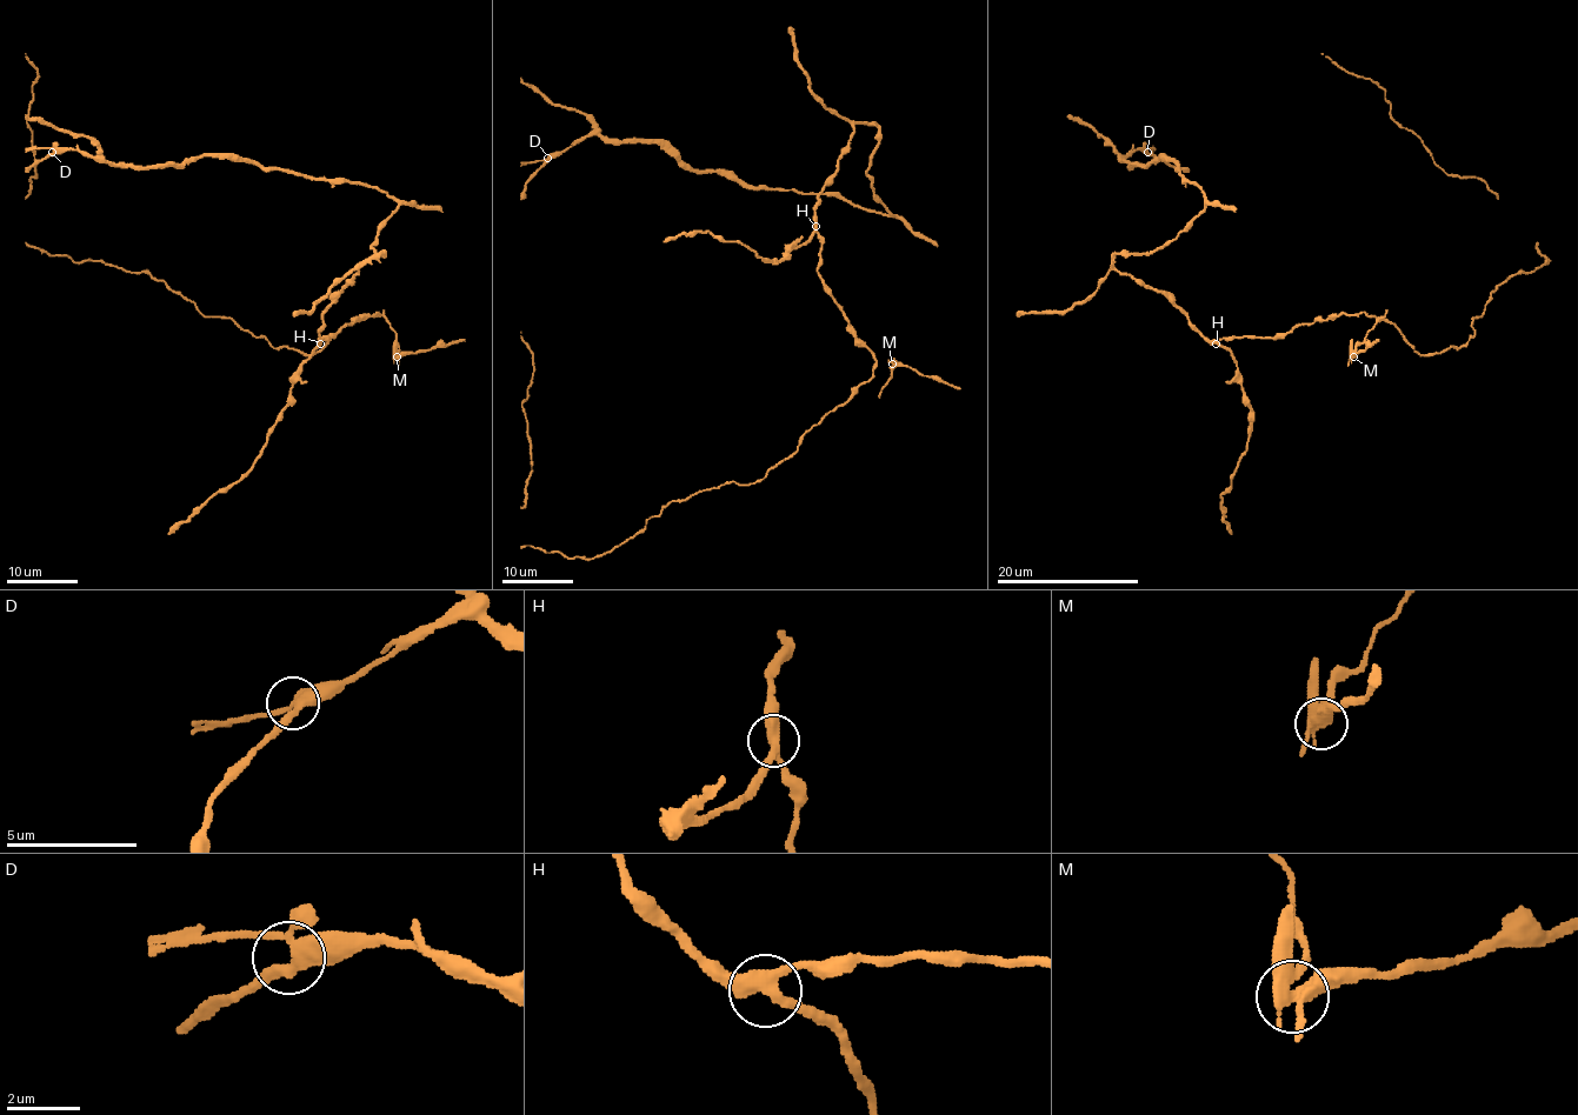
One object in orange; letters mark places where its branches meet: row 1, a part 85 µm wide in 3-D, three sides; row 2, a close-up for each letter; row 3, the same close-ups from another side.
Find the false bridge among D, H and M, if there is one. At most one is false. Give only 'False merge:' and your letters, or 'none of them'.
False merge: M

